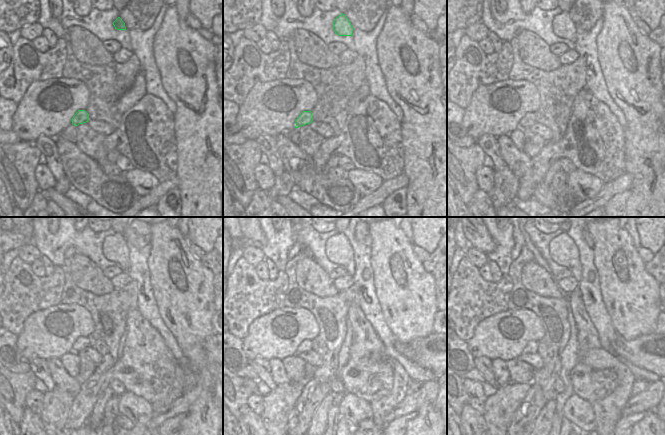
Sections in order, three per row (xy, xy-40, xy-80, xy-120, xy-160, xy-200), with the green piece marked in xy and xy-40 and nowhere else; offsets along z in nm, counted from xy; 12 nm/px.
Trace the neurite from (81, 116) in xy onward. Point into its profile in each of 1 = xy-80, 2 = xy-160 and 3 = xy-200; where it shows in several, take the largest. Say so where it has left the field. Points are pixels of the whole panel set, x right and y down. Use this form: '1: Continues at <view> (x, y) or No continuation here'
1: Continues at xy-80 (529, 119)
2: Continues at xy-160 (306, 345)
3: Continues at xy-200 (532, 346).

